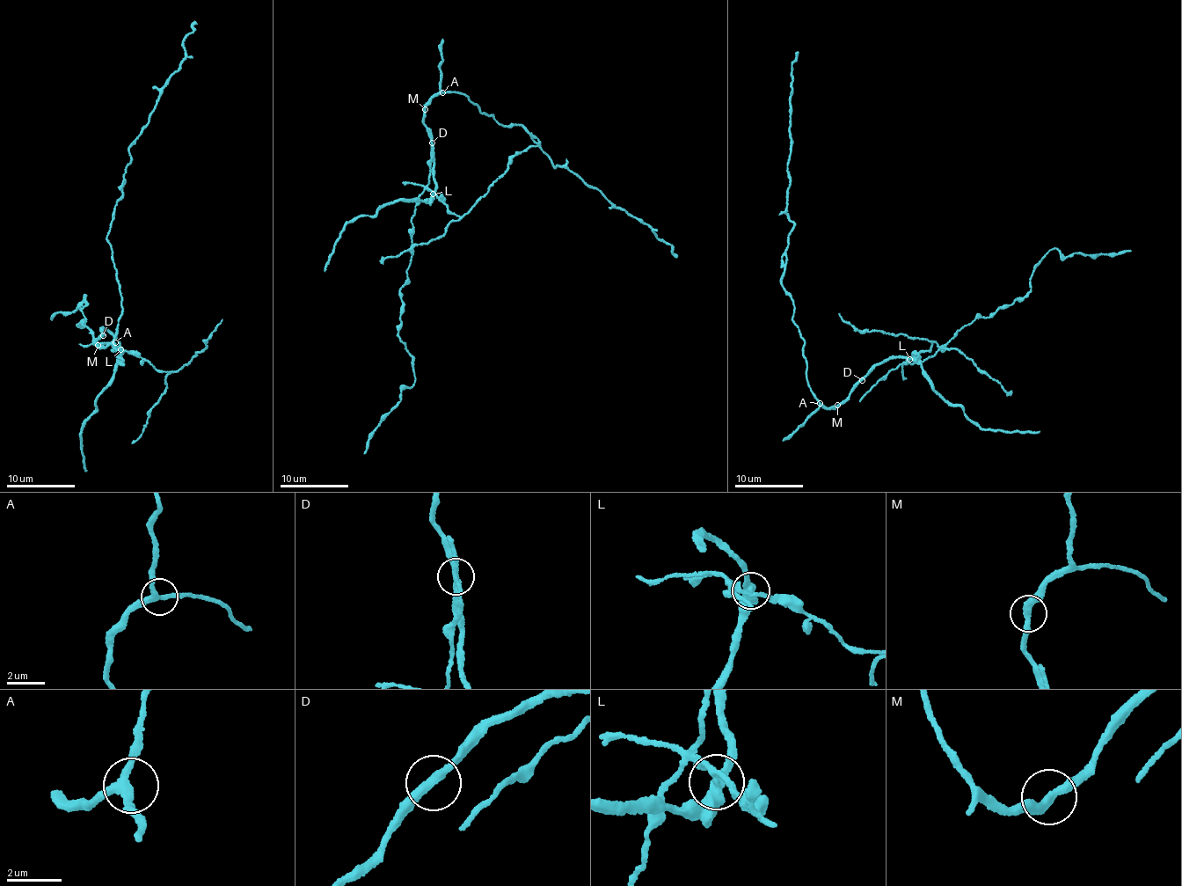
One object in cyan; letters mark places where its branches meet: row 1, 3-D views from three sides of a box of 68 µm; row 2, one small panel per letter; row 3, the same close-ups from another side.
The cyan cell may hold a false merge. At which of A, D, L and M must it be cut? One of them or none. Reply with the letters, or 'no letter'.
L

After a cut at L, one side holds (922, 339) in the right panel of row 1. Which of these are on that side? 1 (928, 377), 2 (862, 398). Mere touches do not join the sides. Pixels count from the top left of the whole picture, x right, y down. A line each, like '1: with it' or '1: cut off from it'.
1: cut off from it
2: with it

